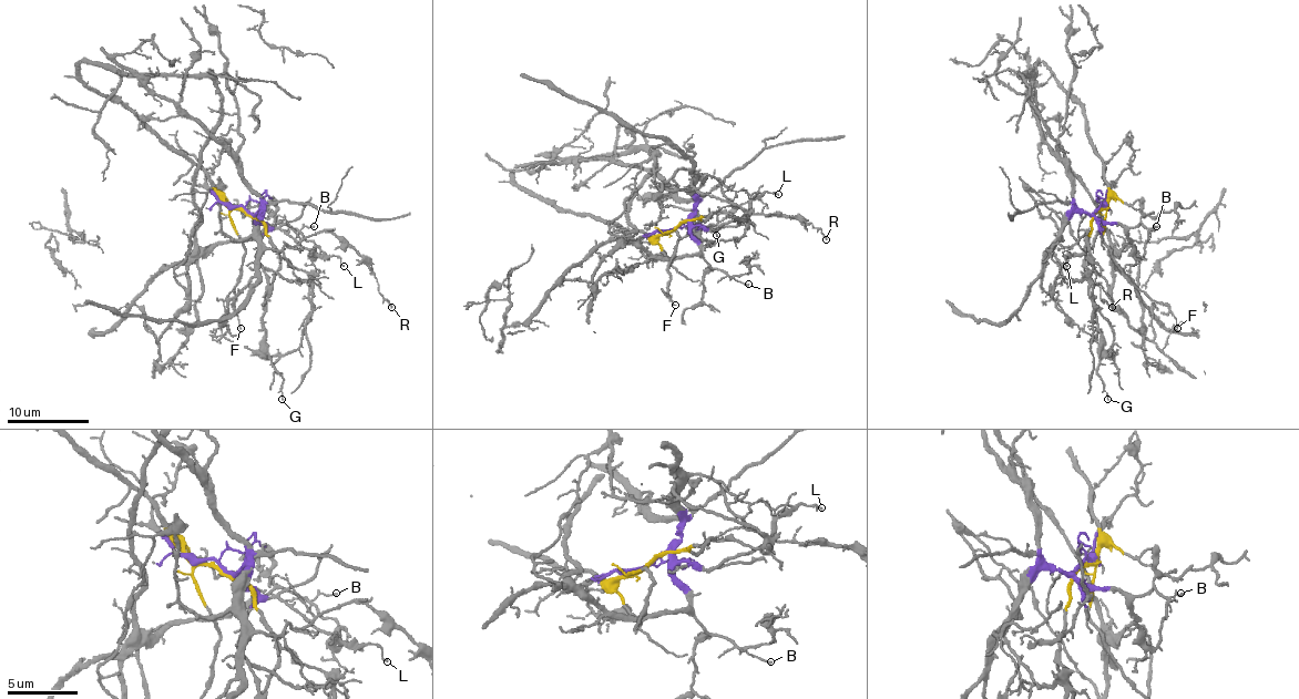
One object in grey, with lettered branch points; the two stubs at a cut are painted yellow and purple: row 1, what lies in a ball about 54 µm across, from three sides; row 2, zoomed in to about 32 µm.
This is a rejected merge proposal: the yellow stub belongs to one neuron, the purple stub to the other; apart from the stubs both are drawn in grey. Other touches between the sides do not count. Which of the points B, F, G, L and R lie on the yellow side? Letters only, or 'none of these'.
F, G

